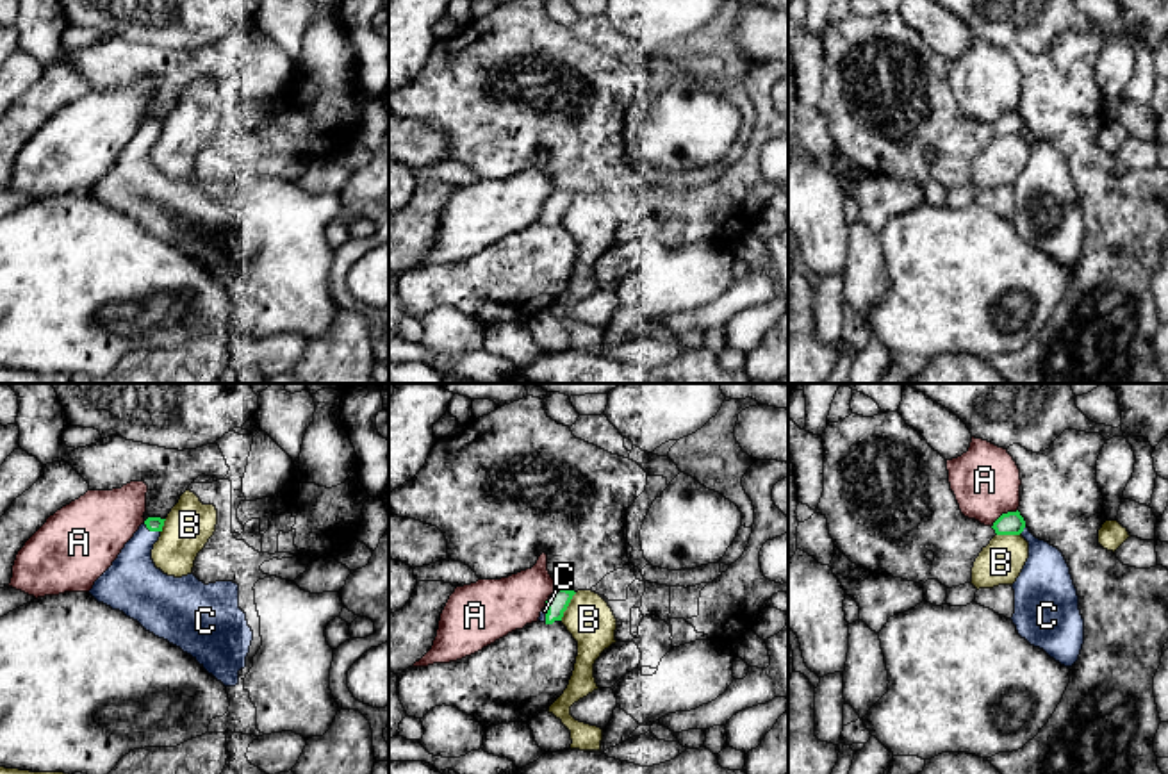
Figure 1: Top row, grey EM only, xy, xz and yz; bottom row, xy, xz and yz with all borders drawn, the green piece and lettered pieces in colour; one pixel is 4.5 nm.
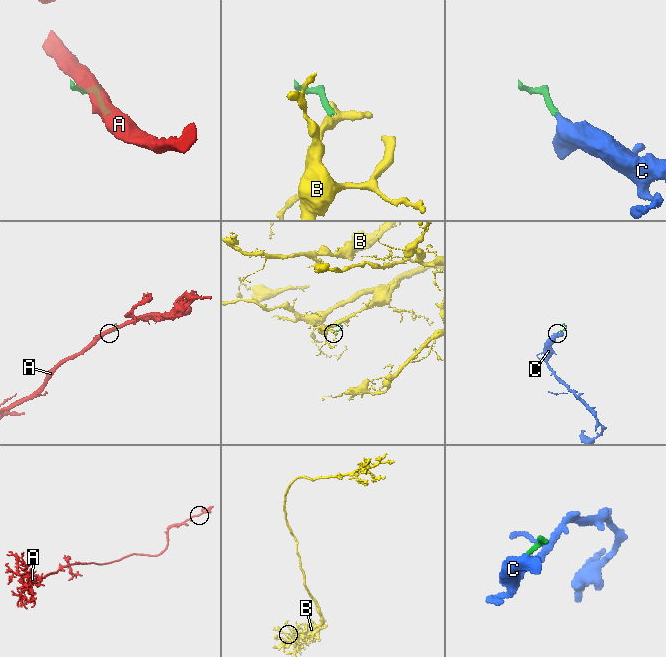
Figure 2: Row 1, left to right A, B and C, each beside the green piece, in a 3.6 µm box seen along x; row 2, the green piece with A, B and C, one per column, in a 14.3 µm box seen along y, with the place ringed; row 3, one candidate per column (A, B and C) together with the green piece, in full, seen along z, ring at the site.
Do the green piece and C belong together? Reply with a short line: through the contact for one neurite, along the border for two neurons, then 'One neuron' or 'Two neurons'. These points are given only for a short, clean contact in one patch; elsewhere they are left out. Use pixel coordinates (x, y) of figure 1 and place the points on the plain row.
Line: xy (152, 123), (152, 131), (138, 150), (132, 182). One neuron

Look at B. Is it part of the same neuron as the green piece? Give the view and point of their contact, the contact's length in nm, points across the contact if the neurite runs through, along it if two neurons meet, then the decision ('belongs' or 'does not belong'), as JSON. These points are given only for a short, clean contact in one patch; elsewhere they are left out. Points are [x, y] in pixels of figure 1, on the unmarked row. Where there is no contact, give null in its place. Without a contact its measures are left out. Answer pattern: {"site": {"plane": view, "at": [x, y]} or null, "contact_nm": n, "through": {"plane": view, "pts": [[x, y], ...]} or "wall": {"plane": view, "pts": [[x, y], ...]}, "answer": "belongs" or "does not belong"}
{"site": {"plane": "xz", "at": [567, 205]}, "contact_nm": 150, "wall": {"plane": "xz", "pts": [[576, 193], [560, 220]]}, "answer": "does not belong"}

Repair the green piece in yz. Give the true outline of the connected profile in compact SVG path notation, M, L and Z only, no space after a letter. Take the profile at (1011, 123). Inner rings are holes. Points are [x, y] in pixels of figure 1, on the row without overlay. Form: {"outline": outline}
{"outline": "M1018 111L1002 114L991 128L997 136L1022 136L1029 143L1029 159L1011 185L1015 191L1015 214L1011 221L1018 235L1031 246L1043 250L1061 266L1072 268L1079 260L1084 244L1084 219L1079 210L1077 189L1063 153L1049 143L1036 139Z"}

